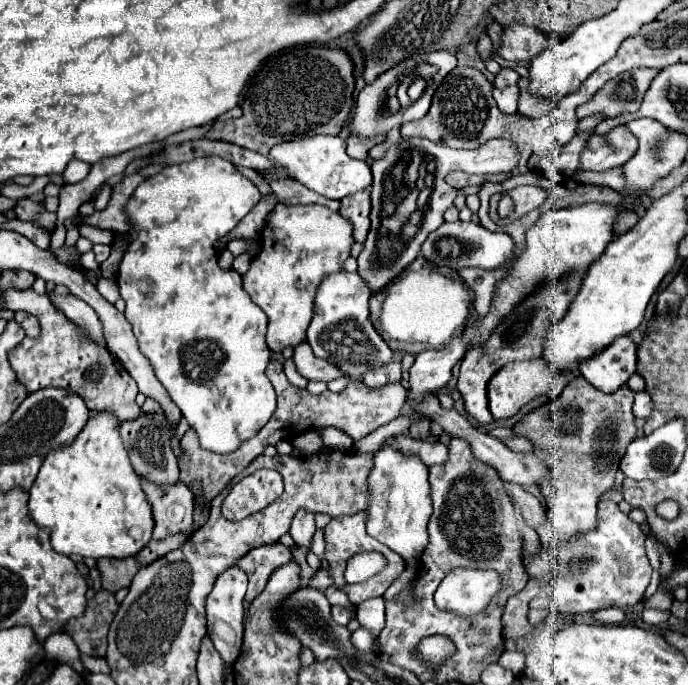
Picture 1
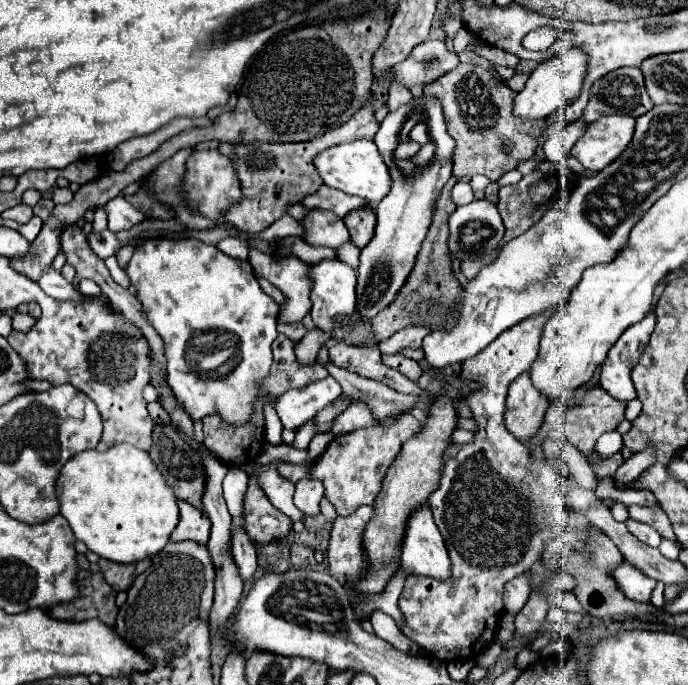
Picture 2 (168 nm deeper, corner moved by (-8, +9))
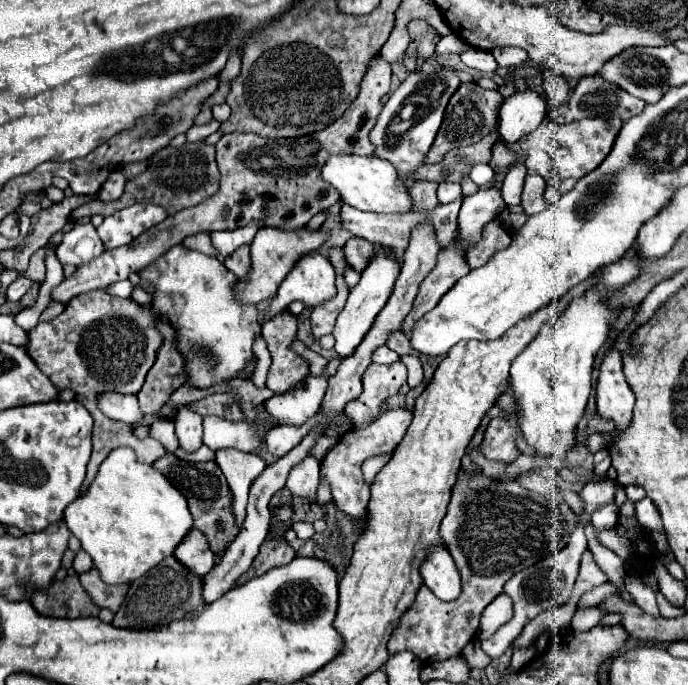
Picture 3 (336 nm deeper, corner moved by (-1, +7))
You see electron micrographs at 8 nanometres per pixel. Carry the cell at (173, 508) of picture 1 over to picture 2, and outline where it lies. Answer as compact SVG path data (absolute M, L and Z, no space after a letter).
M178 500L178 506L180 506L180 522L176 524L176 530L172 532L170 540L172 542L196 540L200 544L206 544L210 536L210 522L206 514L196 506L192 506L190 502Z

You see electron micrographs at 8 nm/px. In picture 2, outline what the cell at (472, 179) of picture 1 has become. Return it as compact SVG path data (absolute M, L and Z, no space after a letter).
M458 64L452 72L444 74L424 90L426 98L436 98L442 104L448 134L456 140L454 152L454 176L470 178L484 174L496 182L504 172L514 170L520 160L532 158L538 146L538 138L530 132L536 126L544 126L546 120L524 122L512 114L512 102L516 92L504 82L496 80L486 68L474 64Z

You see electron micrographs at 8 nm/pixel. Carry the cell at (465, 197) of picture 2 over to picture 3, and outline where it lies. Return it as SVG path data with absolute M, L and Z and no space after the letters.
M441 182L439 188L437 188L437 198L441 204L449 204L453 200L457 200L461 194L461 186L459 184L453 184L453 182Z

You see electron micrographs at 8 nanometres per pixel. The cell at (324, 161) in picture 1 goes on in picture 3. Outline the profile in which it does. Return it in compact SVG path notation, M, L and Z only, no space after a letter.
M331 156L321 168L323 180L333 184L341 200L357 210L377 214L403 214L413 210L413 198L405 184L401 184L397 170L383 158L377 156Z

